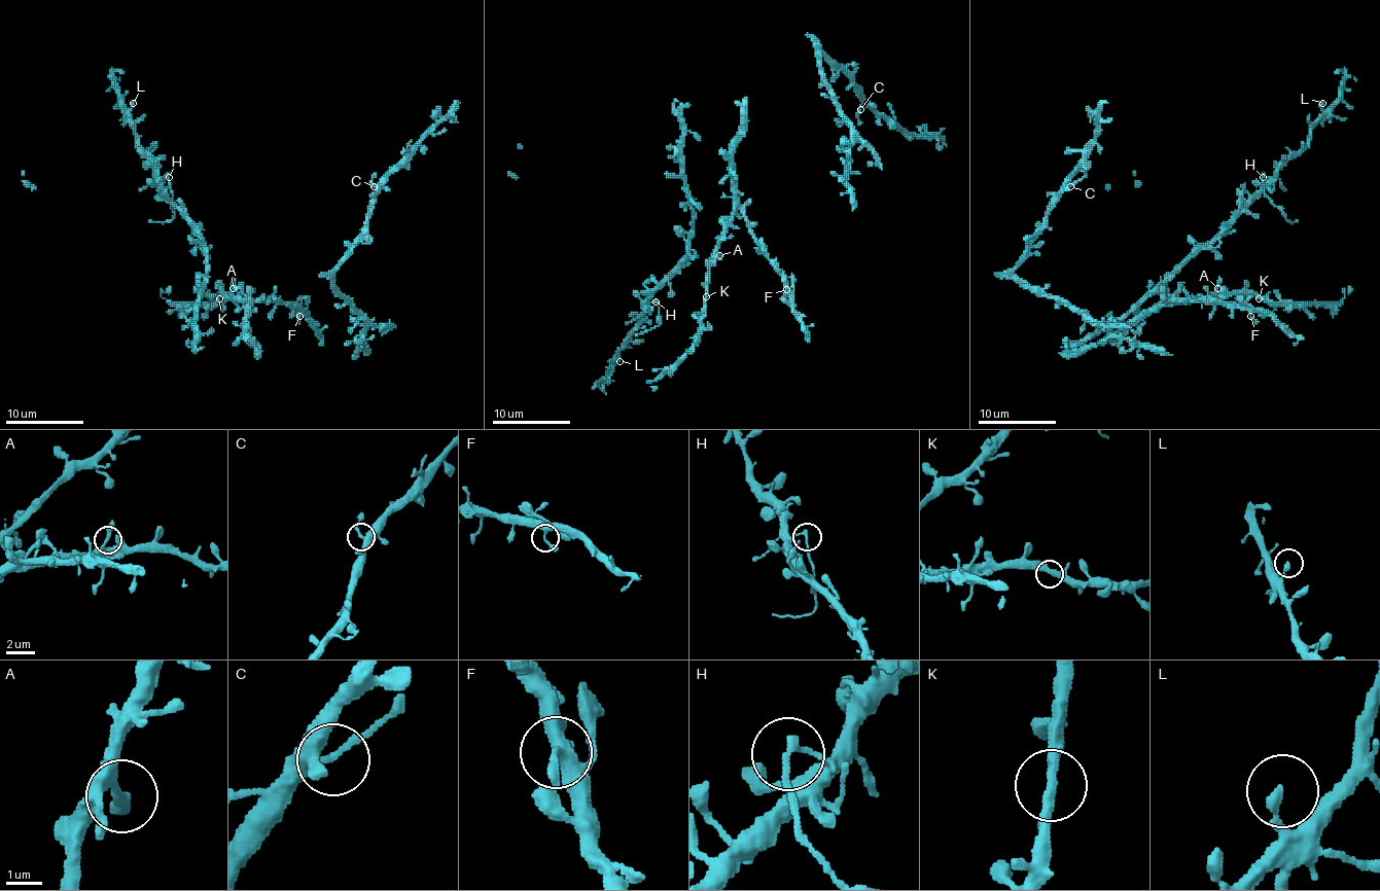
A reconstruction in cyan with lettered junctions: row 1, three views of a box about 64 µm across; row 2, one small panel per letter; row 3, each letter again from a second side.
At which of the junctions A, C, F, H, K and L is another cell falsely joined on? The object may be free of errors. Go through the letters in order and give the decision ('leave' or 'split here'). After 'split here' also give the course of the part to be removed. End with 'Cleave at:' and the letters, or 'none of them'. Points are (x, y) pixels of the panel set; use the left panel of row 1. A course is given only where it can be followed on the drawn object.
A: leave
C: leave
F: leave
H: split here; course (169, 177), (174, 216), (167, 222), (149, 220)
K: leave
L: leave
Cleave at: H

